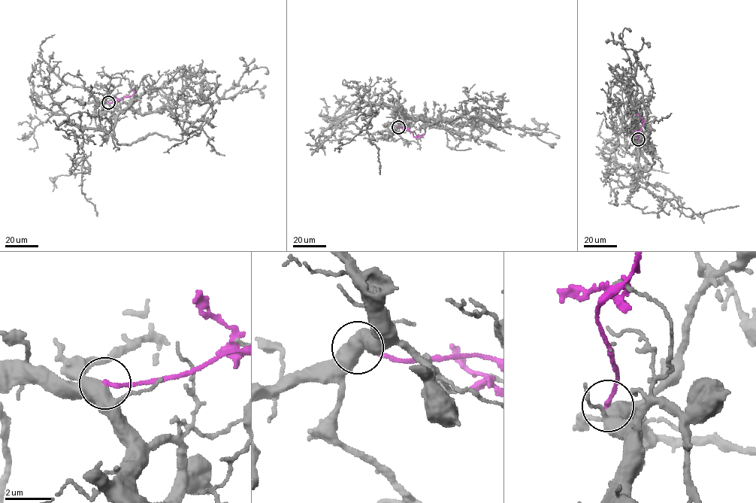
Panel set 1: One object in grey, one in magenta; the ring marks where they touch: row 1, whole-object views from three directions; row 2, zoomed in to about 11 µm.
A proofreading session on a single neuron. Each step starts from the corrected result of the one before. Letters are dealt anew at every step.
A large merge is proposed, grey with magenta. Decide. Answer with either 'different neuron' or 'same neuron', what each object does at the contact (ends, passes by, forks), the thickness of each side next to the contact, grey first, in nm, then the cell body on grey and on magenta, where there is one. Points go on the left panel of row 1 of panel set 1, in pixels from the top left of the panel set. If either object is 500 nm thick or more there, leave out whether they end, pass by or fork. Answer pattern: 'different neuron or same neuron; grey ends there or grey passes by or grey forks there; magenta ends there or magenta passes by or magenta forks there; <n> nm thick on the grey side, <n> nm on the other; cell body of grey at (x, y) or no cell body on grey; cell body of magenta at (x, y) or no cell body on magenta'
different neuron; 500 nm thick on the grey side, 190 nm on the other; no cell body on grey; no cell body on magenta

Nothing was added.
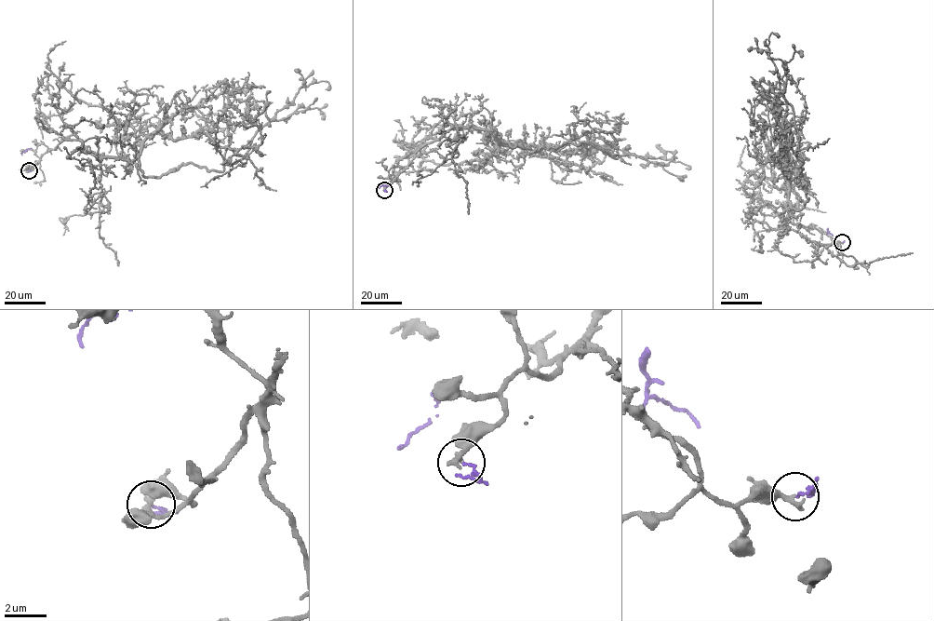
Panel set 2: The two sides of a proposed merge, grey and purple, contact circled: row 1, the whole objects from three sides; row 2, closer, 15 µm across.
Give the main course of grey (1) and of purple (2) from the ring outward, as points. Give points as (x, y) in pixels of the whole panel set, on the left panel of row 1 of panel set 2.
1: (29, 170), (75, 140), (137, 159), (147, 177), (190, 163), (221, 171), (300, 89), (326, 89)
2: (29, 170), (21, 153), (31, 149)

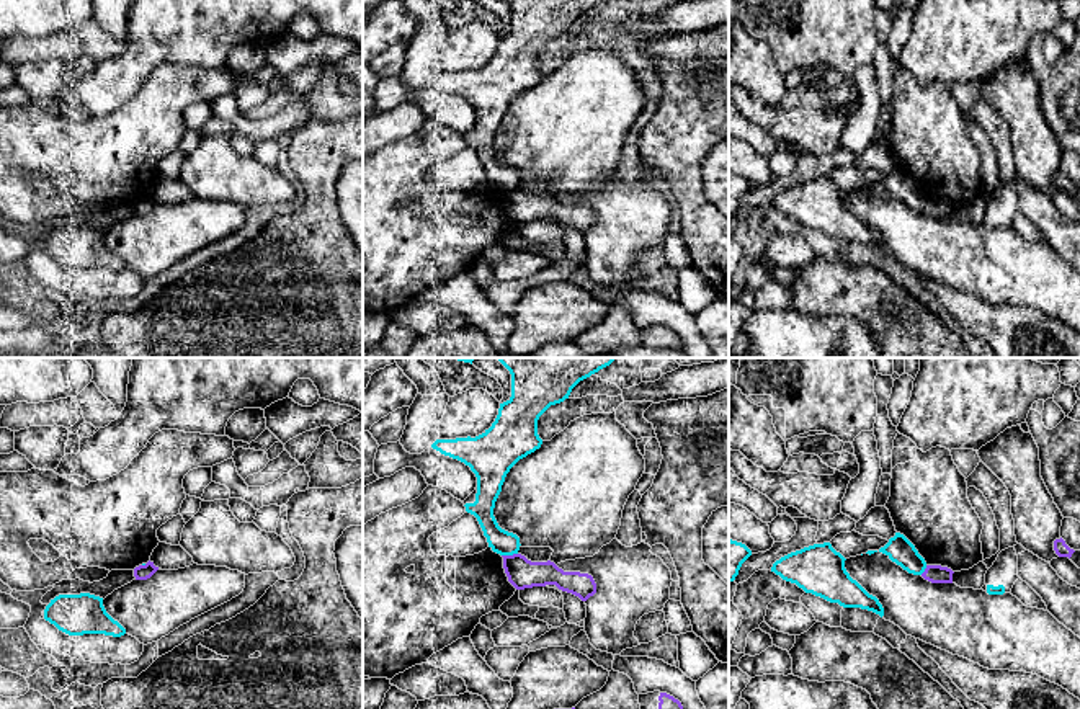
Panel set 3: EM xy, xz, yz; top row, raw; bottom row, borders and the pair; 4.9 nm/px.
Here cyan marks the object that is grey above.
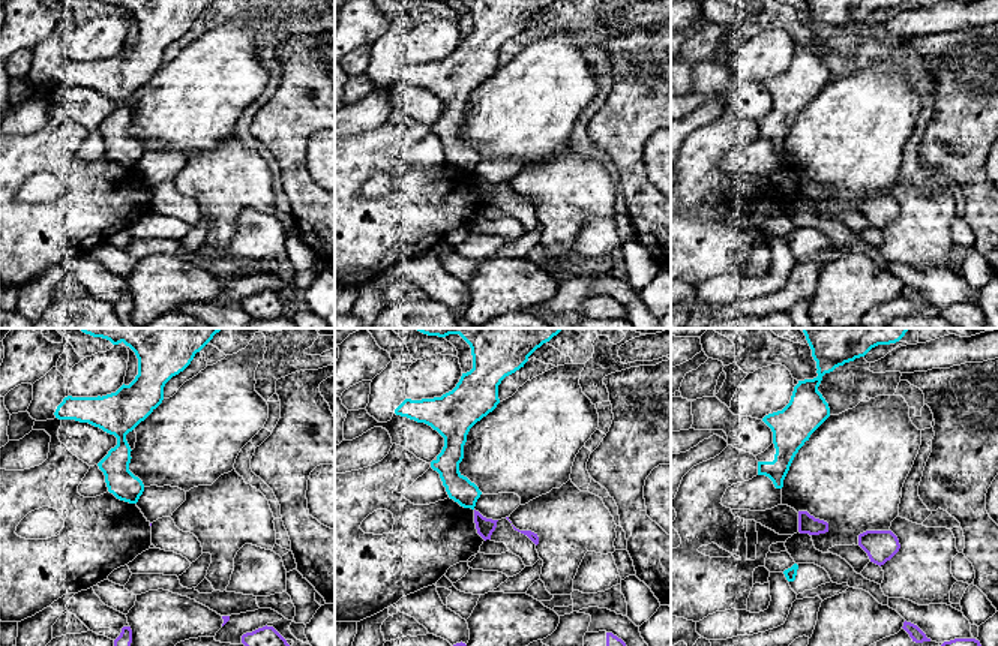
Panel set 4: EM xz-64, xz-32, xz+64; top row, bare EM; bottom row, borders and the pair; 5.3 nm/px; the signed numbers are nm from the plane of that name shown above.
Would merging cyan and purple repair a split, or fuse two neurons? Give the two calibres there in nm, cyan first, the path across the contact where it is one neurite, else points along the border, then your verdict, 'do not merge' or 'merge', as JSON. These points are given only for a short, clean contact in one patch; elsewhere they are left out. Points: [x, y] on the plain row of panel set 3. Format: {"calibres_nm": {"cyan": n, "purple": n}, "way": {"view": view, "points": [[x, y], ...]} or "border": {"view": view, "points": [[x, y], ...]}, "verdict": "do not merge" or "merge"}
{"calibres_nm": {"cyan": 120, "purple": 150}, "border": {"view": "xz", "points": [[517, 187], [502, 190]]}, "verdict": "do not merge"}

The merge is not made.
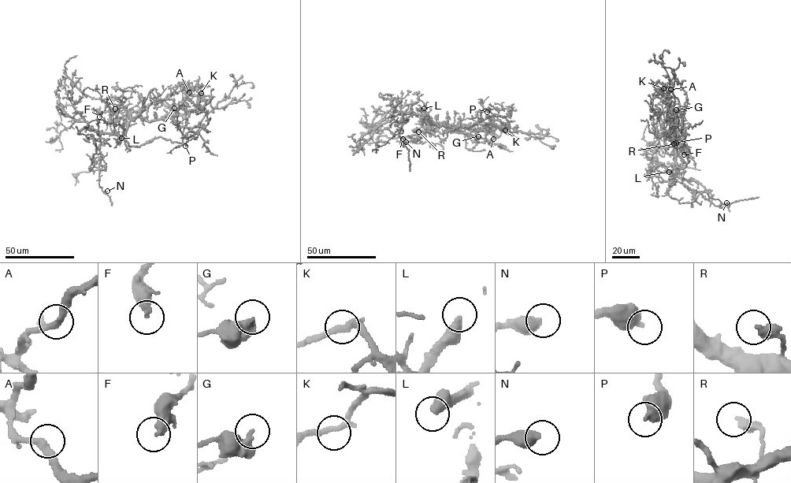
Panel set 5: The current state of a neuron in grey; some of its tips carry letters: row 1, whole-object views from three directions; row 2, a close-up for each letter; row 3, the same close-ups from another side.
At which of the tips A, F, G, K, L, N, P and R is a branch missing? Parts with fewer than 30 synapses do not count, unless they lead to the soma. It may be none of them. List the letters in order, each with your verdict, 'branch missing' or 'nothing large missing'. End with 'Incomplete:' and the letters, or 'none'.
A: nothing large missing
F: nothing large missing
G: nothing large missing
K: nothing large missing
L: branch missing
N: nothing large missing
P: nothing large missing
R: nothing large missing
Incomplete: L

